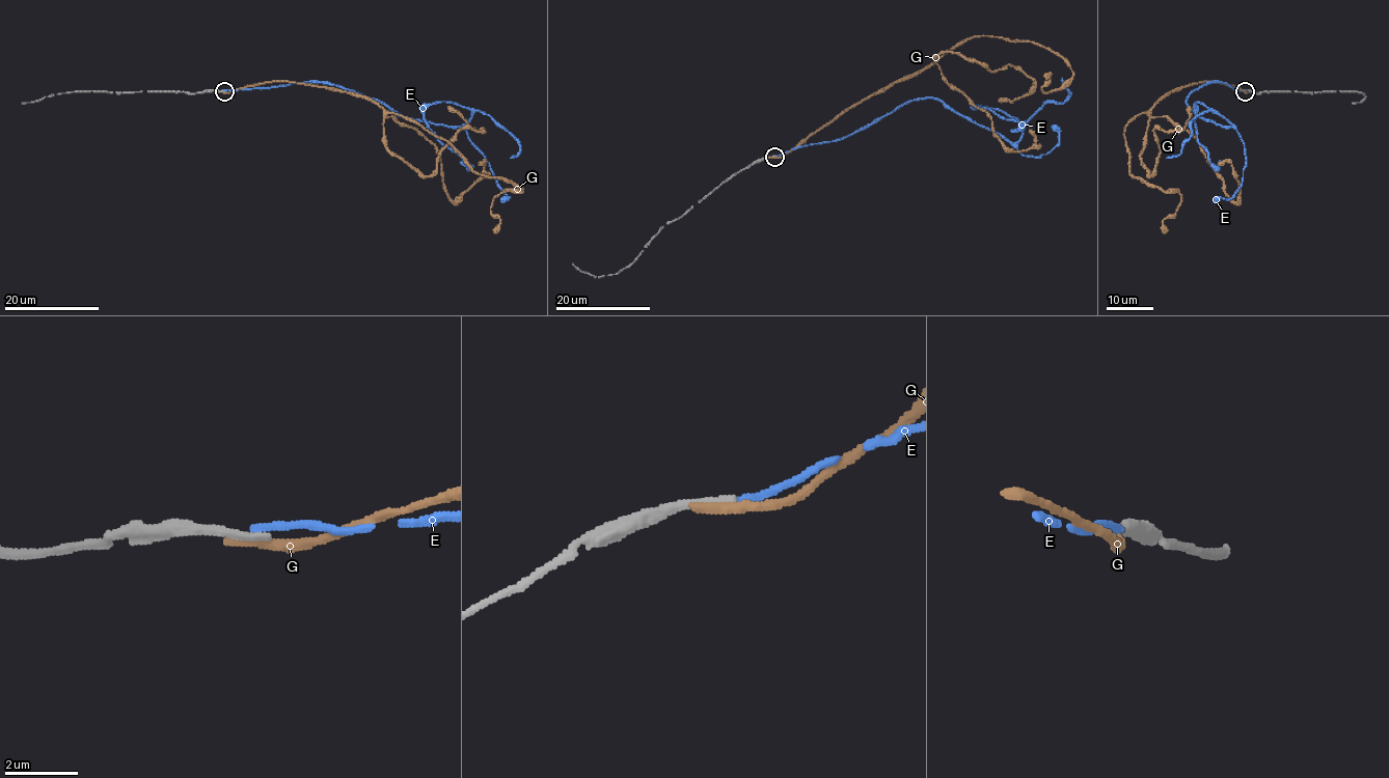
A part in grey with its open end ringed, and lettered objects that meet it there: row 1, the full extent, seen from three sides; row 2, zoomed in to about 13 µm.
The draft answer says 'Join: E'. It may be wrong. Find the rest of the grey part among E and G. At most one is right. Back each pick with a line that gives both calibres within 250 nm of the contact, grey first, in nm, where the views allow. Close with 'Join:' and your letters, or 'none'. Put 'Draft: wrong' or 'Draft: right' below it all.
Join: none
Draft: wrong

